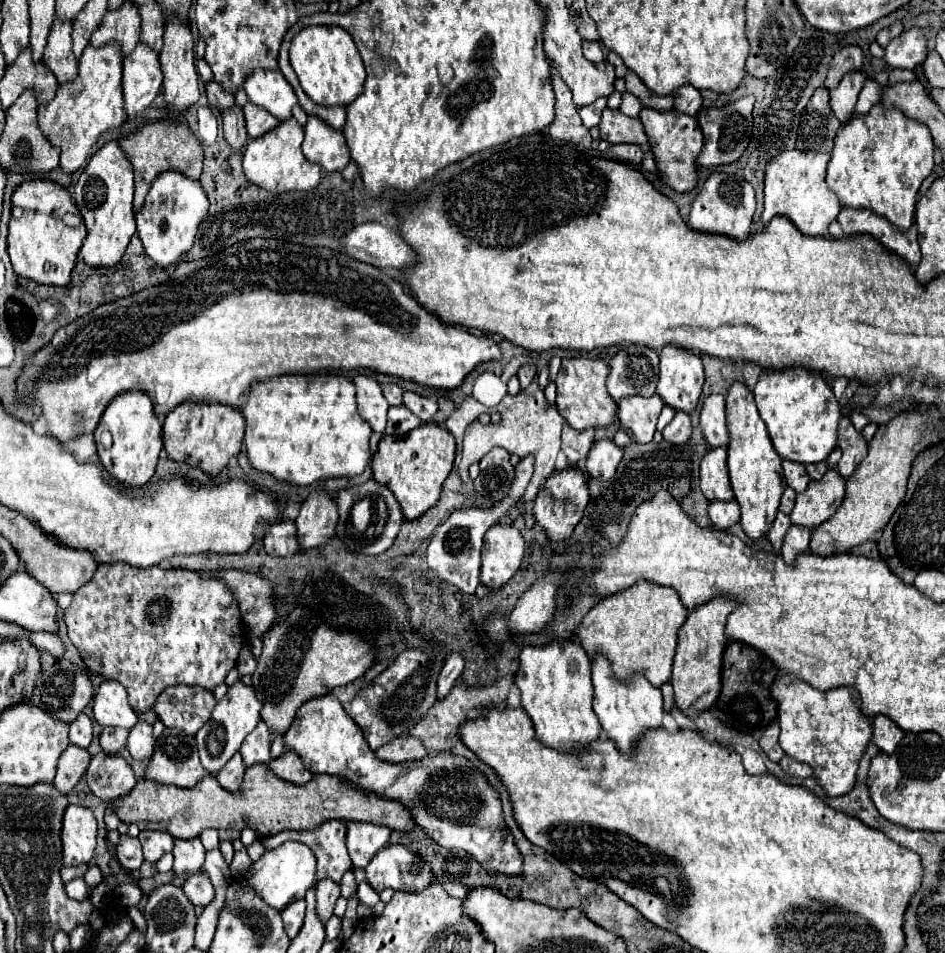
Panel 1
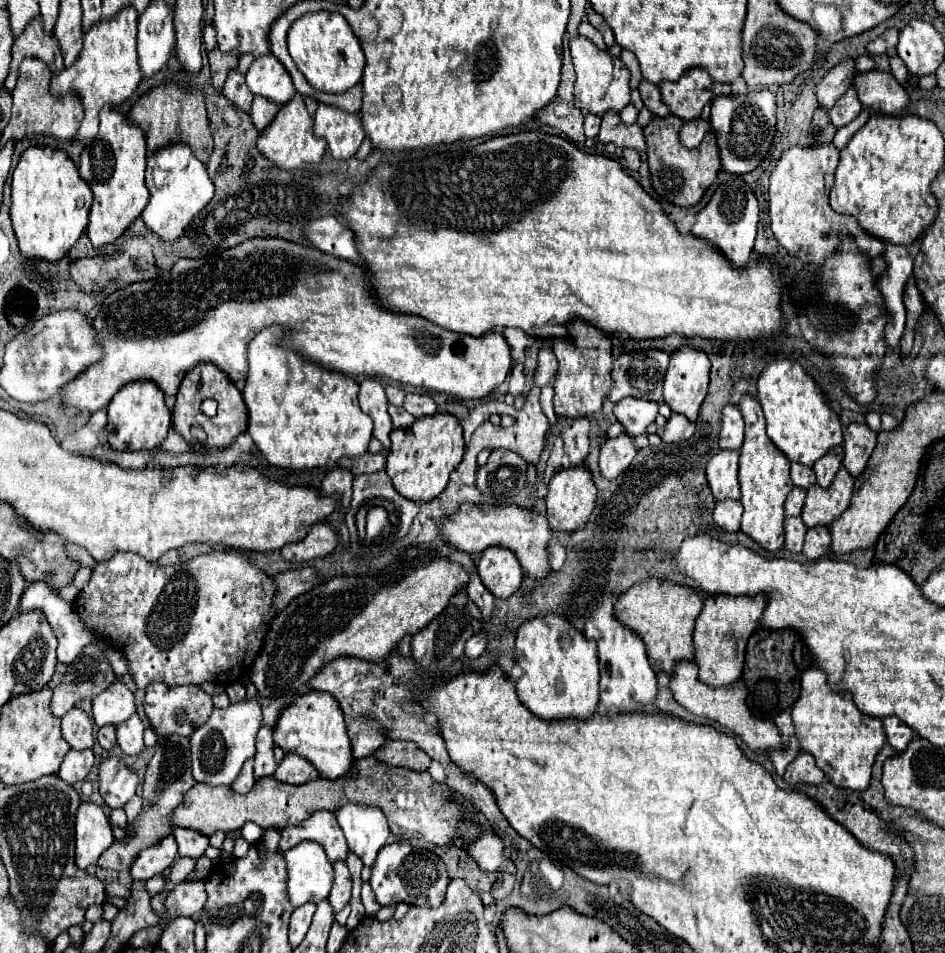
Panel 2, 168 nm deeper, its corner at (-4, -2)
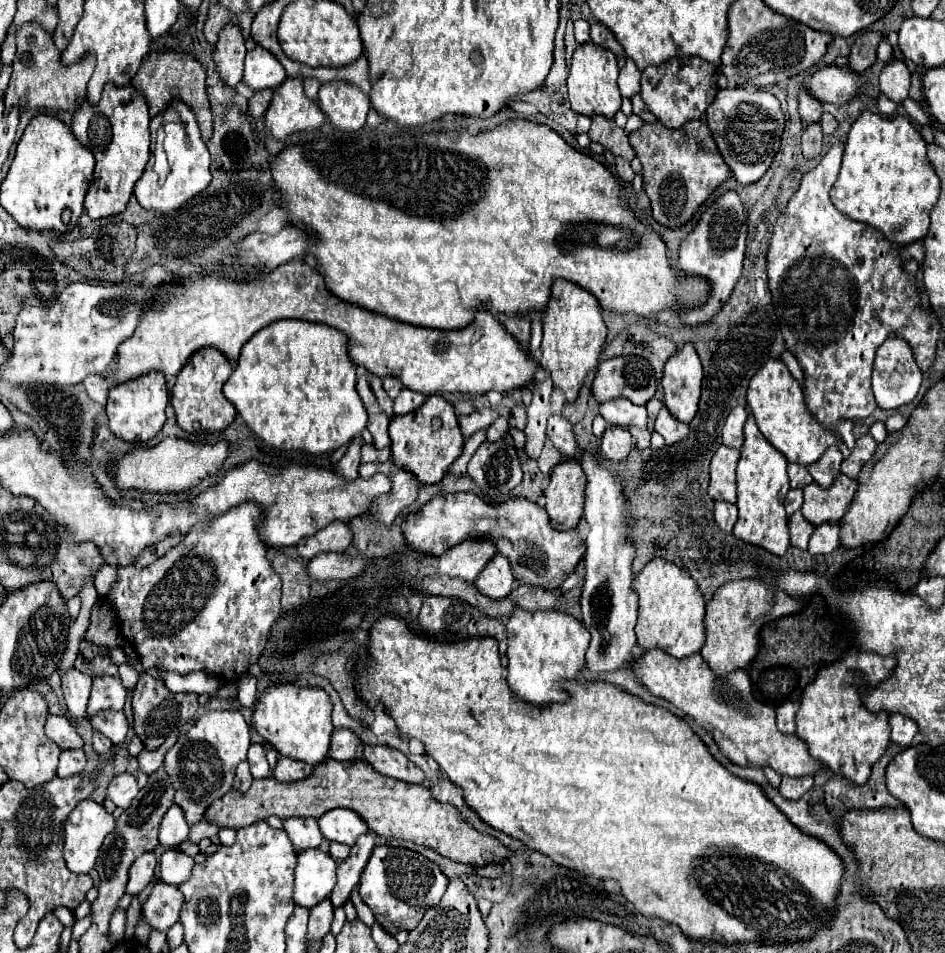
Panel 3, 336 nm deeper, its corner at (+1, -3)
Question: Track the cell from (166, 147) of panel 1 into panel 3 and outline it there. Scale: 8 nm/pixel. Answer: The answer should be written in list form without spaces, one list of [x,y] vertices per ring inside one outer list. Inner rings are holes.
[[[161,50],[161,52],[151,52],[143,64],[141,70],[135,74],[131,80],[133,88],[143,94],[147,106],[149,106],[149,116],[157,116],[157,112],[165,112],[169,106],[169,100],[185,100],[189,108],[193,108],[193,114],[197,116],[197,124],[201,128],[201,138],[209,142],[213,126],[211,126],[211,110],[209,110],[209,100],[205,94],[205,70],[203,66],[191,56],[175,50]]]

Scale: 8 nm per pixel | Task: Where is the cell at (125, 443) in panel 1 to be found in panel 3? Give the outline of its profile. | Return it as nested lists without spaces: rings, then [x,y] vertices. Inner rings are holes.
[[[149,372],[145,376],[139,376],[135,380],[123,382],[109,390],[107,396],[107,416],[109,416],[109,428],[111,432],[129,442],[147,442],[155,438],[155,434],[165,424],[165,408],[169,404],[169,394],[165,386],[165,378],[161,372]]]

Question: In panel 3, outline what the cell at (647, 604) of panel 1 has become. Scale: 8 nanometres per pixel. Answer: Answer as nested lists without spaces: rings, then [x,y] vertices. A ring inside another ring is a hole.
[[[653,558],[633,580],[633,590],[639,596],[639,620],[637,620],[637,642],[643,650],[659,648],[675,658],[685,658],[701,650],[705,642],[705,600],[695,580],[677,568],[673,562]]]

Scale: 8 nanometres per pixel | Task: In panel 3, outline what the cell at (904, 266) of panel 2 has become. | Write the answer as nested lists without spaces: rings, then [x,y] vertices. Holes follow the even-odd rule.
[[[887,338],[885,344],[881,344],[881,348],[877,350],[875,366],[873,366],[873,394],[877,406],[889,410],[909,404],[917,396],[919,386],[921,386],[921,370],[913,360],[913,350],[901,338]]]

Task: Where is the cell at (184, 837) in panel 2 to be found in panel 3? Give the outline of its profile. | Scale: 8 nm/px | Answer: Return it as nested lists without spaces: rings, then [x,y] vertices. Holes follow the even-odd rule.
[[[175,804],[169,808],[165,818],[161,820],[159,828],[159,842],[165,848],[179,848],[179,844],[189,836],[189,824],[185,820],[185,814]]]

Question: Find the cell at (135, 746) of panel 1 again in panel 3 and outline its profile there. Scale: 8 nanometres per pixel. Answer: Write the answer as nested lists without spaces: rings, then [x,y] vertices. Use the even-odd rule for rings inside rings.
[[[99,712],[91,718],[91,724],[95,730],[99,730],[101,734],[105,734],[115,746],[123,744],[127,730],[129,730],[129,722],[125,718],[123,712]]]

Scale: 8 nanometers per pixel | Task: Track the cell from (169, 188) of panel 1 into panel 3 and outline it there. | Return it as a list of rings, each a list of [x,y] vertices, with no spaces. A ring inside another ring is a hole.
[[[179,100],[171,102],[169,108],[163,112],[163,116],[155,116],[151,120],[151,142],[155,142],[155,130],[165,132],[165,150],[169,158],[171,172],[167,174],[165,180],[159,180],[159,176],[153,172],[153,160],[147,164],[143,176],[135,184],[135,198],[141,204],[141,208],[159,212],[159,214],[169,214],[177,208],[181,208],[187,200],[195,198],[199,192],[203,192],[209,182],[211,182],[211,172],[209,172],[209,150],[205,142],[201,140],[197,120],[191,112],[191,108]]]

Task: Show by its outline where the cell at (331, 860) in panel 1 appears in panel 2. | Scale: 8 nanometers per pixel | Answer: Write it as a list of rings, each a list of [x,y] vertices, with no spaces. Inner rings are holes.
[[[316,811],[304,823],[290,825],[282,829],[280,851],[292,849],[300,841],[316,841],[324,847],[328,859],[334,863],[338,859],[346,859],[348,847],[338,823],[334,823],[334,815],[330,811]]]

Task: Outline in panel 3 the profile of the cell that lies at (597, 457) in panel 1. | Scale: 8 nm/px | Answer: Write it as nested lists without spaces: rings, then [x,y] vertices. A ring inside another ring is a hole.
[[[607,426],[603,438],[601,438],[601,456],[607,462],[621,462],[629,456],[633,450],[633,438],[627,428],[619,426]]]

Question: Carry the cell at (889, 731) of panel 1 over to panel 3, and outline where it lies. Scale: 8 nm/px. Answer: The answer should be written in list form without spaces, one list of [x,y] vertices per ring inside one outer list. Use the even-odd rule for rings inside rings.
[[[889,714],[889,726],[891,726],[891,742],[901,746],[911,746],[913,736],[917,734],[917,724],[903,716],[903,714]]]

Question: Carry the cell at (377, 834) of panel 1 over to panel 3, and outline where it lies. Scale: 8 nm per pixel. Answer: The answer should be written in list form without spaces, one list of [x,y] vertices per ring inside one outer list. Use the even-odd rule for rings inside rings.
[[[329,810],[319,818],[319,828],[327,840],[353,846],[359,836],[369,832],[369,826],[353,810]]]

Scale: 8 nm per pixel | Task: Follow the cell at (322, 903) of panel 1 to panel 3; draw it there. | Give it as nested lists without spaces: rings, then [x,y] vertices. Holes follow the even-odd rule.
[[[369,832],[357,840],[357,844],[351,848],[351,854],[347,856],[347,860],[337,862],[337,884],[329,896],[335,908],[343,906],[345,900],[349,898],[353,886],[359,882],[359,876],[369,860],[373,848],[375,848],[375,836],[373,836],[373,832]]]

